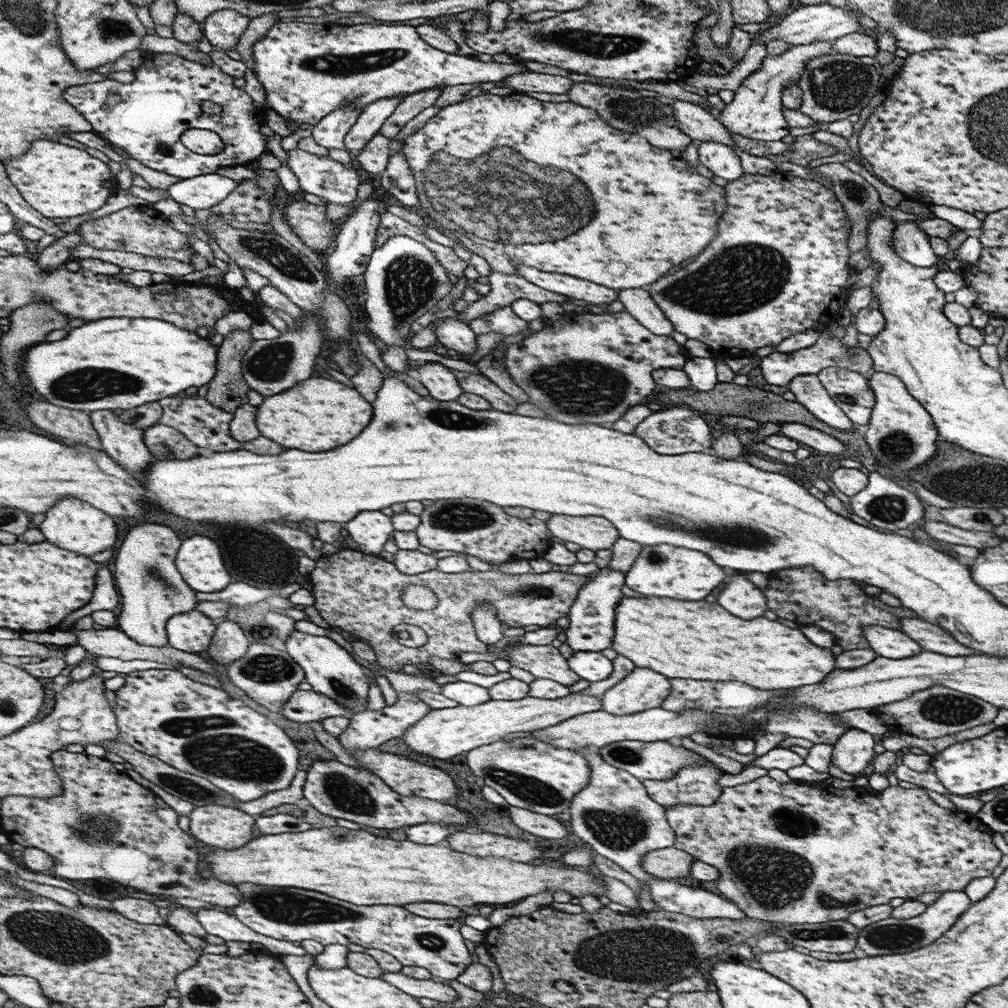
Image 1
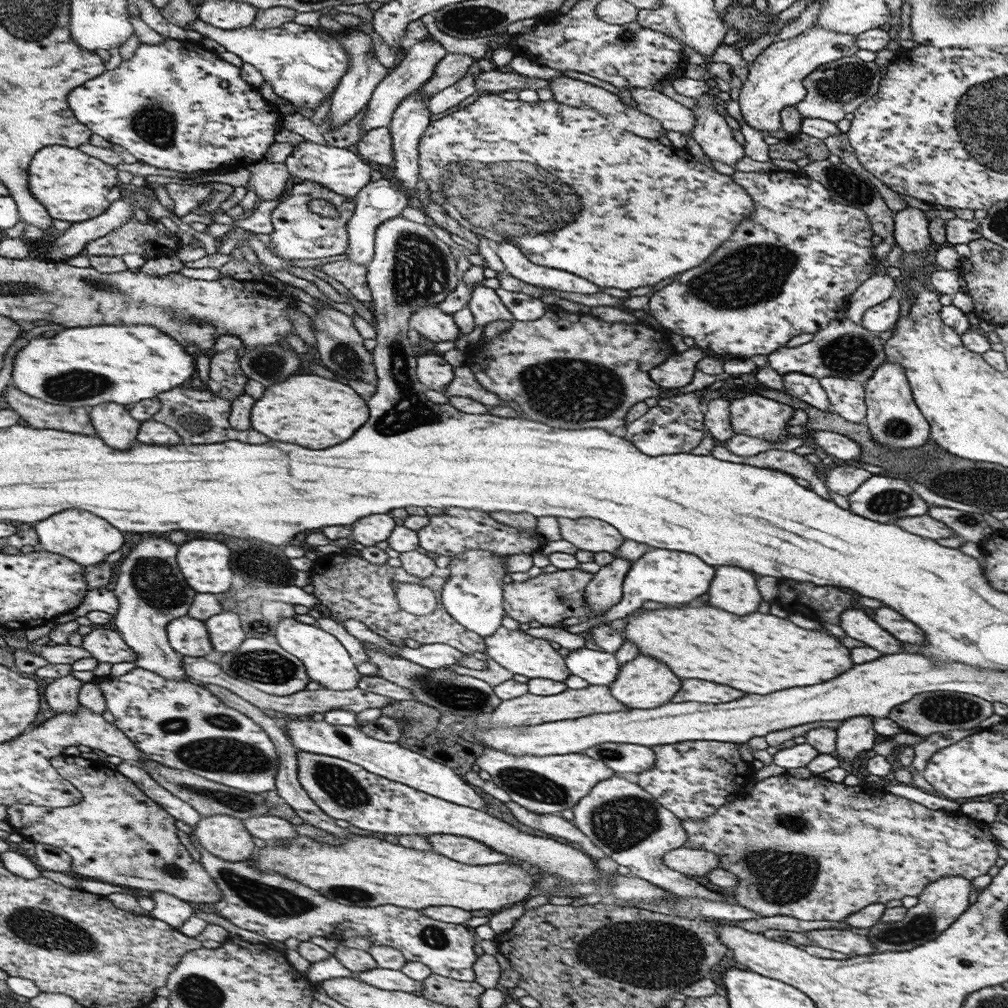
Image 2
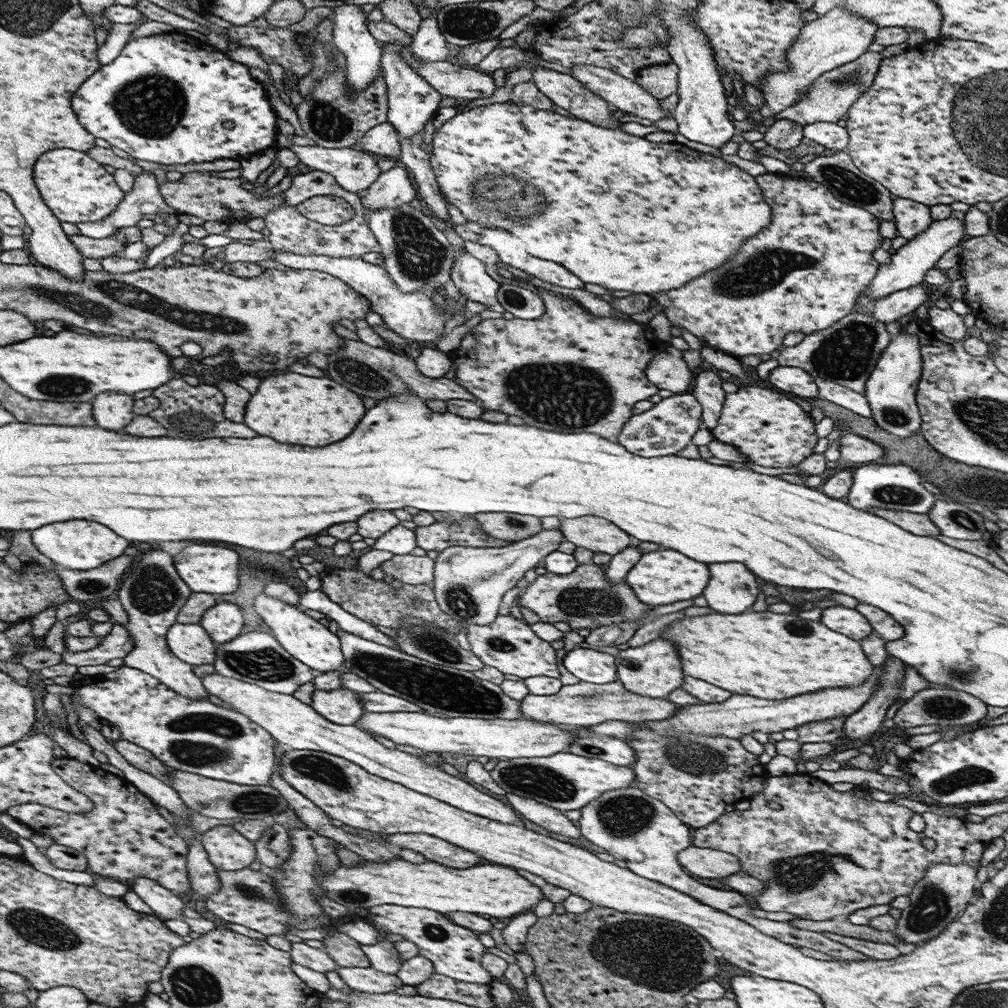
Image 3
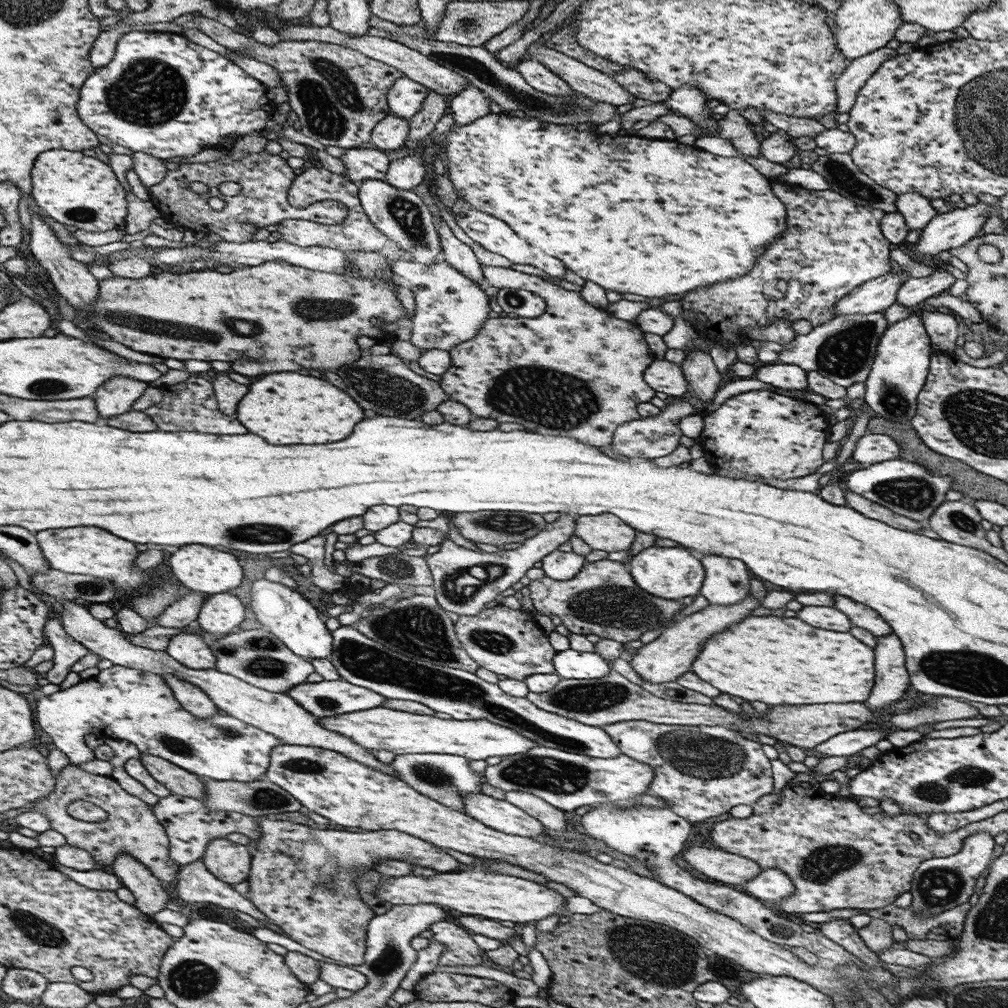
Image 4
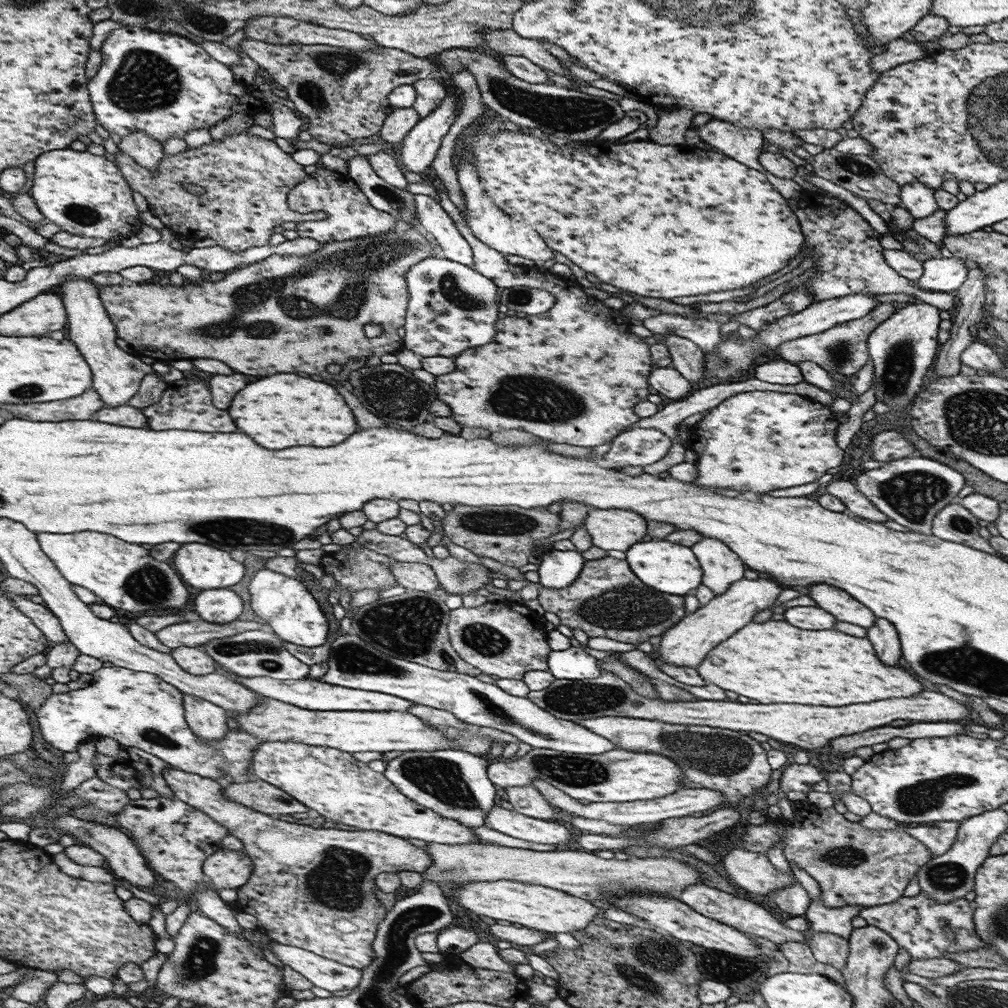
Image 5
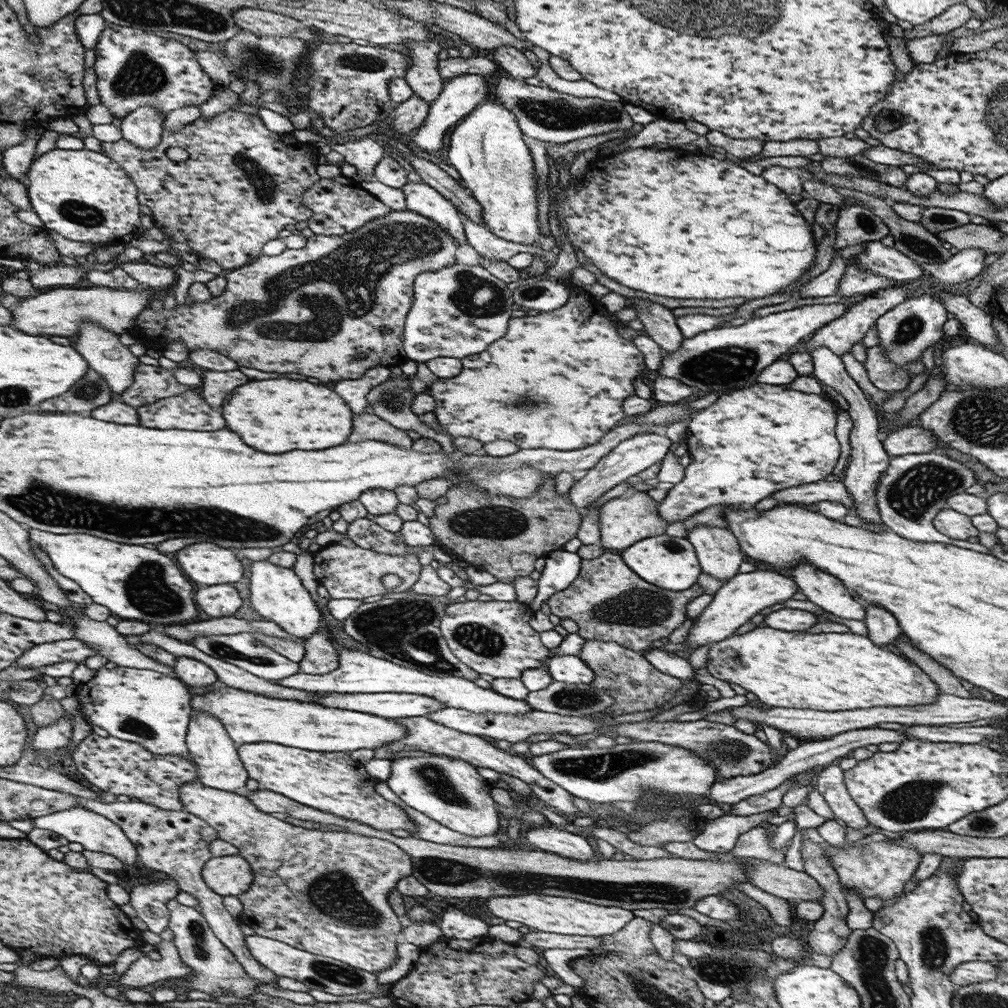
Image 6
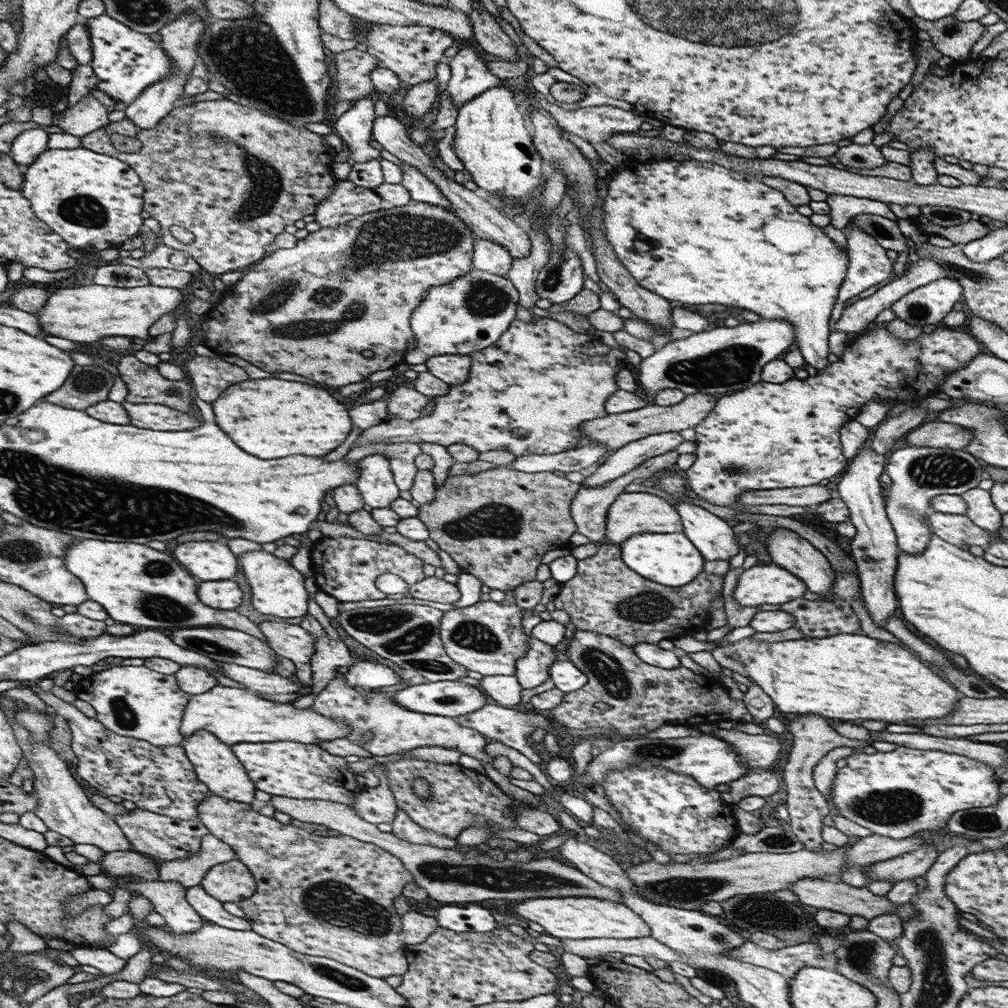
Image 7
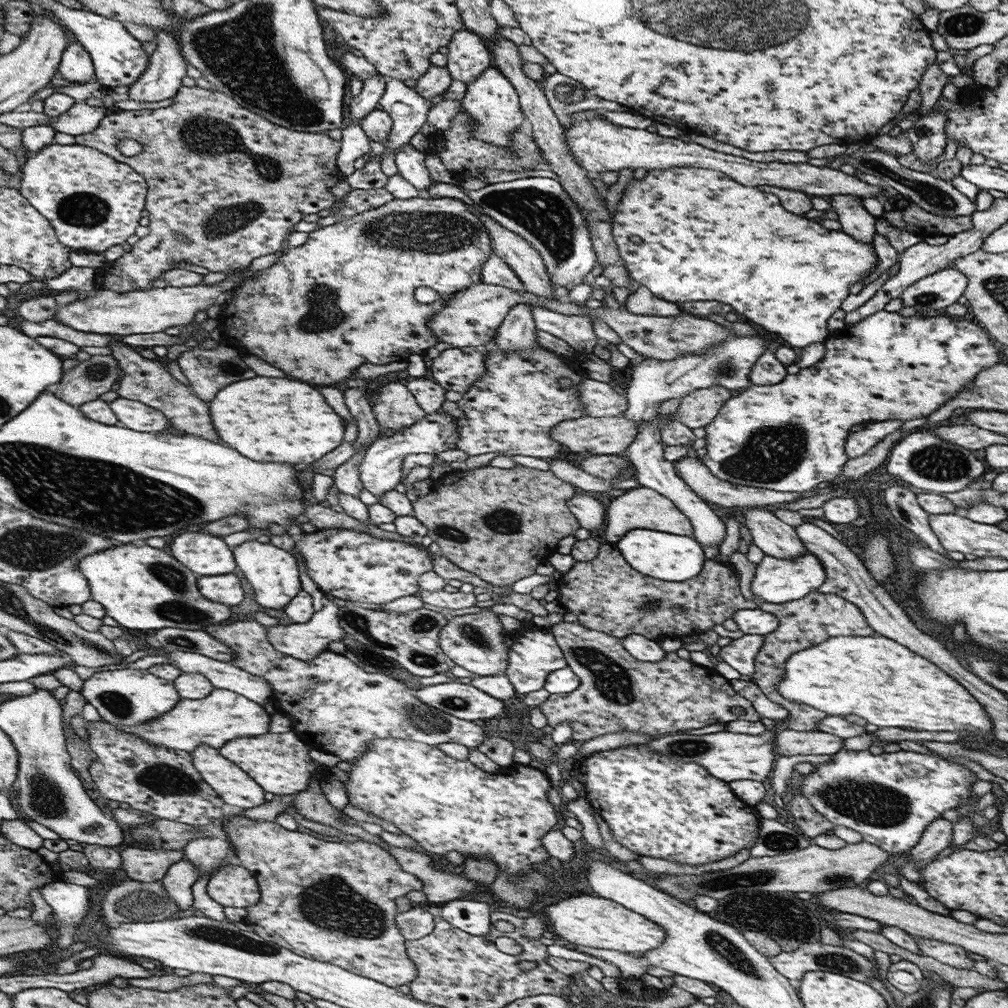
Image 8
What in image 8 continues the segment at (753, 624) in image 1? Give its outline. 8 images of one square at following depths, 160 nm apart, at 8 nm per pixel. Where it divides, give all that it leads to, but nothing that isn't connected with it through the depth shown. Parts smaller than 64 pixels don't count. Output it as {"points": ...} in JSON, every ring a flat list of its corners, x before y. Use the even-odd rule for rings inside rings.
{"points":[[882,635,835,636,822,644,795,652,785,662,785,676,777,684,778,692,789,701,807,704,830,716,856,714,878,727,914,728,932,732,989,732,995,730,984,706,957,680,952,680,930,660,910,652,906,646]]}

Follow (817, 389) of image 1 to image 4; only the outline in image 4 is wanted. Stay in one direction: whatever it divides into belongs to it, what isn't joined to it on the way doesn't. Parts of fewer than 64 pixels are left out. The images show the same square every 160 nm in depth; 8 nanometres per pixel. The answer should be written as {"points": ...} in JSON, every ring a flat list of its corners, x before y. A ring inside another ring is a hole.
{"points":[[796,364,763,365,754,378,776,389,808,391,807,373]]}

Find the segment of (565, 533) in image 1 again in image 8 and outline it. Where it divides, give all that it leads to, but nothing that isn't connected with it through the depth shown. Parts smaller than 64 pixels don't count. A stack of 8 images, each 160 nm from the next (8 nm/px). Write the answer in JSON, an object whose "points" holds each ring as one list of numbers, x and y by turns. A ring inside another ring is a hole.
{"points":[[639,487,627,490,619,497,609,499,606,506,608,522,604,530,604,542,615,545,635,528,656,529,660,532,677,533,680,536,694,538,695,530,691,520,663,493,656,492,650,488]]}

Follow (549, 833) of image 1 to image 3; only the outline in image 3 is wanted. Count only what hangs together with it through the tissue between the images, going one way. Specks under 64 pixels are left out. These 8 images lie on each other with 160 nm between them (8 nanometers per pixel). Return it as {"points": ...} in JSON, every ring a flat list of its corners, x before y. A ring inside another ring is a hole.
{"points":[[509,793,503,798,525,818,542,826,547,831,578,839,581,831,572,820,568,820,561,810,542,804,540,801,524,798,517,793]]}

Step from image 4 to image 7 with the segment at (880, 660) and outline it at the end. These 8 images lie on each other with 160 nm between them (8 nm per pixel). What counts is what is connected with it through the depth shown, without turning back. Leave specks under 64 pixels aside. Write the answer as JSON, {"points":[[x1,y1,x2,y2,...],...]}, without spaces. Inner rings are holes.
{"points":[[869,443,865,444,854,461,844,470,842,480,838,482,838,494,849,510,850,522,857,533,847,542,847,551,855,561,861,583,861,596,874,624,883,628,890,614,896,610,896,592,894,592,894,574,898,566,901,551,897,543,893,526,885,509,884,485,880,476,885,473,884,456,876,454]]}

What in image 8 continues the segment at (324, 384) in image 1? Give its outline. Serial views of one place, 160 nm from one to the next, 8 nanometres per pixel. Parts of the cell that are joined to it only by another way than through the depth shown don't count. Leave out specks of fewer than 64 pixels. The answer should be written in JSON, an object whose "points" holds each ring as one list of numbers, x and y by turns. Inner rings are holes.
{"points":[[256,376,252,380,230,384,228,388,220,390,220,396,216,396,216,400,210,402,210,416,218,436,230,448,244,452,244,456,256,462,310,464,340,446,344,438,344,420,324,402,324,396,304,382,286,378]]}

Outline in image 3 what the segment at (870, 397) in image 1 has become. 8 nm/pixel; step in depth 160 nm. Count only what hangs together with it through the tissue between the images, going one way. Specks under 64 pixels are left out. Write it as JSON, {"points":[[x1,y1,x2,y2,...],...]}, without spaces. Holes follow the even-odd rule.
{"points":[[818,378,815,380,818,386,818,398,836,404,862,418,871,418,872,412,866,396,852,389,838,385,834,382]]}

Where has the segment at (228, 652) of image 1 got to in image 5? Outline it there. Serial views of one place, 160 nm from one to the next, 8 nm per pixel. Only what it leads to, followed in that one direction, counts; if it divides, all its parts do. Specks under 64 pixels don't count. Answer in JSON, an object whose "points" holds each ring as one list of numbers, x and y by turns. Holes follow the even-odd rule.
{"points":[[228,588,204,590,194,598,194,610,210,624,230,624,242,614,242,598]]}

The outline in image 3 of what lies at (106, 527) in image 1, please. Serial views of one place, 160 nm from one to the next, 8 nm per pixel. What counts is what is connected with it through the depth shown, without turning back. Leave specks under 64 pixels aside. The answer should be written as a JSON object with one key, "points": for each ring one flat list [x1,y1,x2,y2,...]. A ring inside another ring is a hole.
{"points":[[72,520,72,522,60,522,60,524,48,524,48,528,38,528,30,534,33,545,38,552,52,560,55,566,72,570,88,570,103,566,124,554,124,550,130,546,128,540,114,534,110,528,90,522,90,520]]}

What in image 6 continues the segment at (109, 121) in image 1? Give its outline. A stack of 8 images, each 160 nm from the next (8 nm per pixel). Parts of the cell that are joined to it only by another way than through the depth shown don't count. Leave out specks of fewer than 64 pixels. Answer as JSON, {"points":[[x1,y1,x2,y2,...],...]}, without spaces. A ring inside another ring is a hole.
{"points":[[107,23,106,28,102,30,98,37,98,42,93,48,96,55,93,69,97,76,97,91,100,95,101,103,110,110,113,117,120,116,124,118,131,114,136,108,148,105,158,109,161,113,167,115,192,104,200,106,212,96,212,93,227,83,224,80,212,80,207,72,203,71,195,52,189,47,176,41,175,39,166,39,157,36,153,32,135,29,128,25,114,25]]}

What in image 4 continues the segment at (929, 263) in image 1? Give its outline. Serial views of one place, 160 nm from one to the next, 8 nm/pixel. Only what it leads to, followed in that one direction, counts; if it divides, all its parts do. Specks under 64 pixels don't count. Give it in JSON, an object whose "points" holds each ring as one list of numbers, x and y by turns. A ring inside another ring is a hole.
{"points":[[907,192,897,195,897,211,905,218,909,230,923,228,937,215,936,209,930,205,931,200,917,192]]}

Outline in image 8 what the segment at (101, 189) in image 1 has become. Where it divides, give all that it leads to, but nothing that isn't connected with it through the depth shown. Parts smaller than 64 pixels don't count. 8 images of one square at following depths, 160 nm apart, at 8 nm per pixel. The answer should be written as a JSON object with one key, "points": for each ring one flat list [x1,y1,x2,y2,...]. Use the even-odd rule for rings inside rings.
{"points":[[52,142,21,163,20,194,50,221,58,239,72,251,104,253,110,246,126,242,138,228,144,210,144,196,147,195,147,182,131,166,117,161,115,157,88,145]]}

